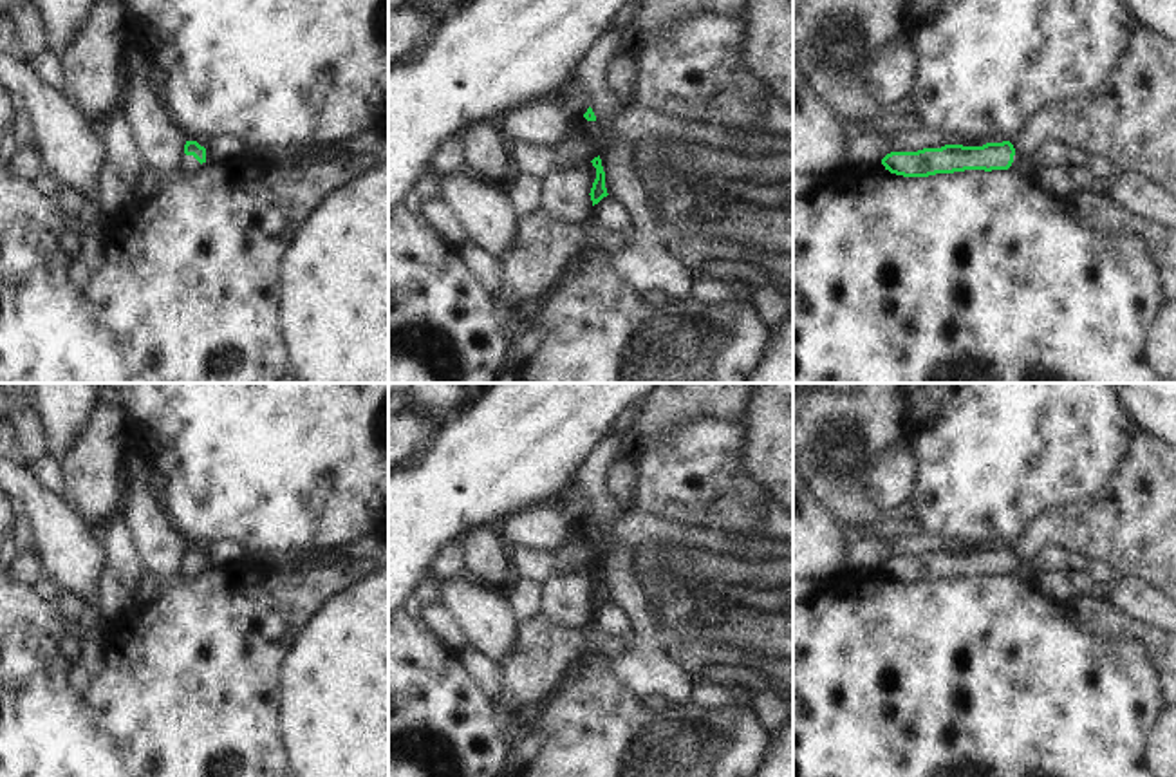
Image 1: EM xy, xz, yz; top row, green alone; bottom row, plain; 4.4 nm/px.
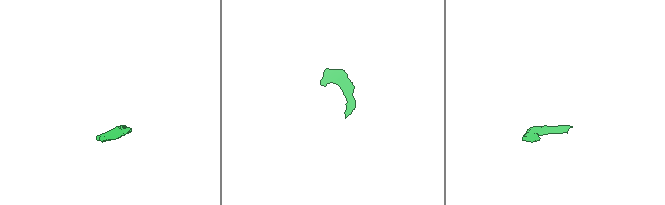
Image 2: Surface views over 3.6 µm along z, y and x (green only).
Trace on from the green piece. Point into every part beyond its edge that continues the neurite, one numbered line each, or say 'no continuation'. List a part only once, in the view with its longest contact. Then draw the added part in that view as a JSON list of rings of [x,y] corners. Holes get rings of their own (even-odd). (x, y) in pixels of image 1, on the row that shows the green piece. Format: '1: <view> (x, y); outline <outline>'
1: xy (188, 165); outline [[[184,154],[184,157],[181,161],[182,173],[193,173],[199,166],[201,166],[201,163],[193,155]]]

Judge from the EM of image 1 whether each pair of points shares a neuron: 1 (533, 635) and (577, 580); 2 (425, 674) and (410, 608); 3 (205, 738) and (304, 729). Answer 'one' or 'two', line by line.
1: two
2: two
3: two

